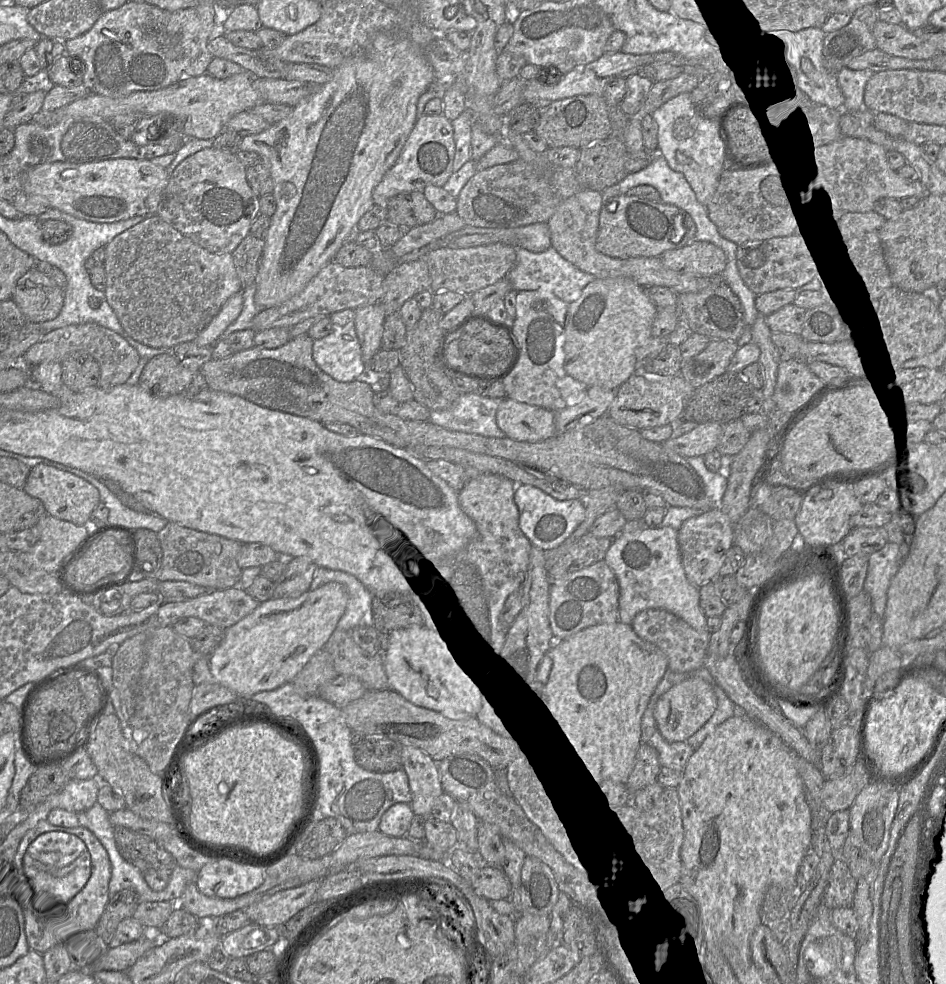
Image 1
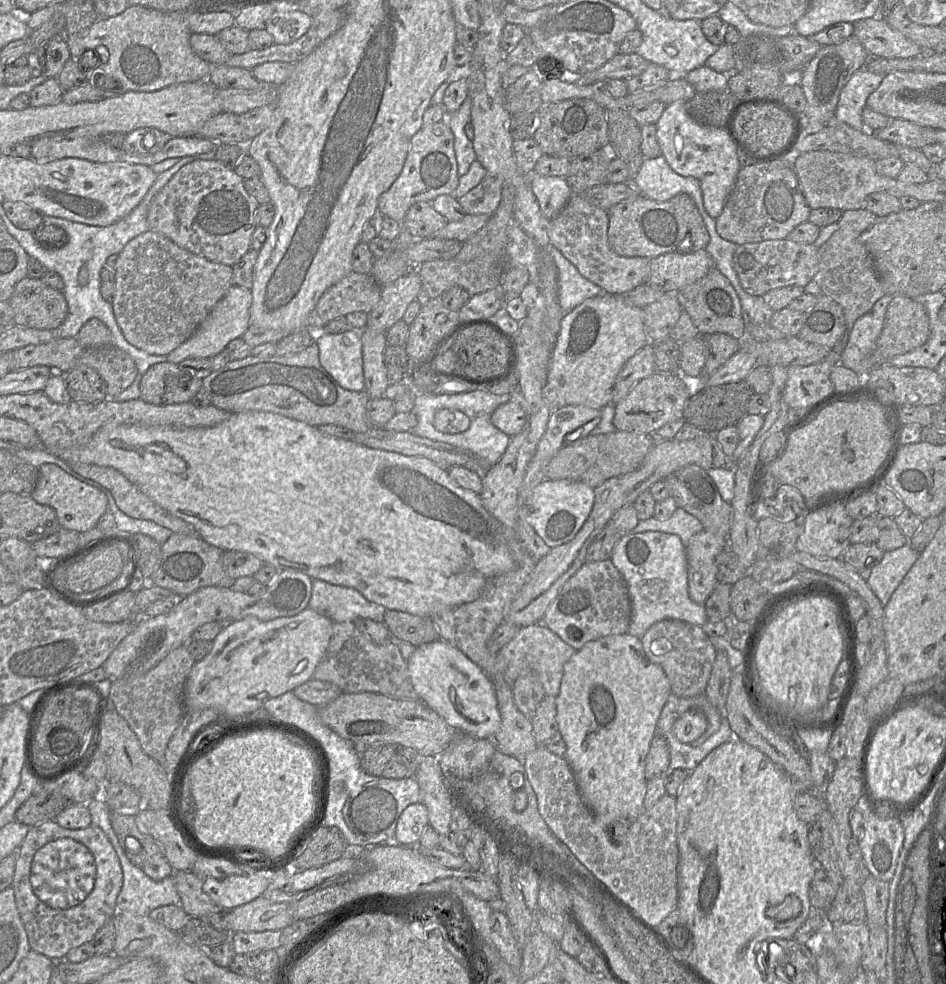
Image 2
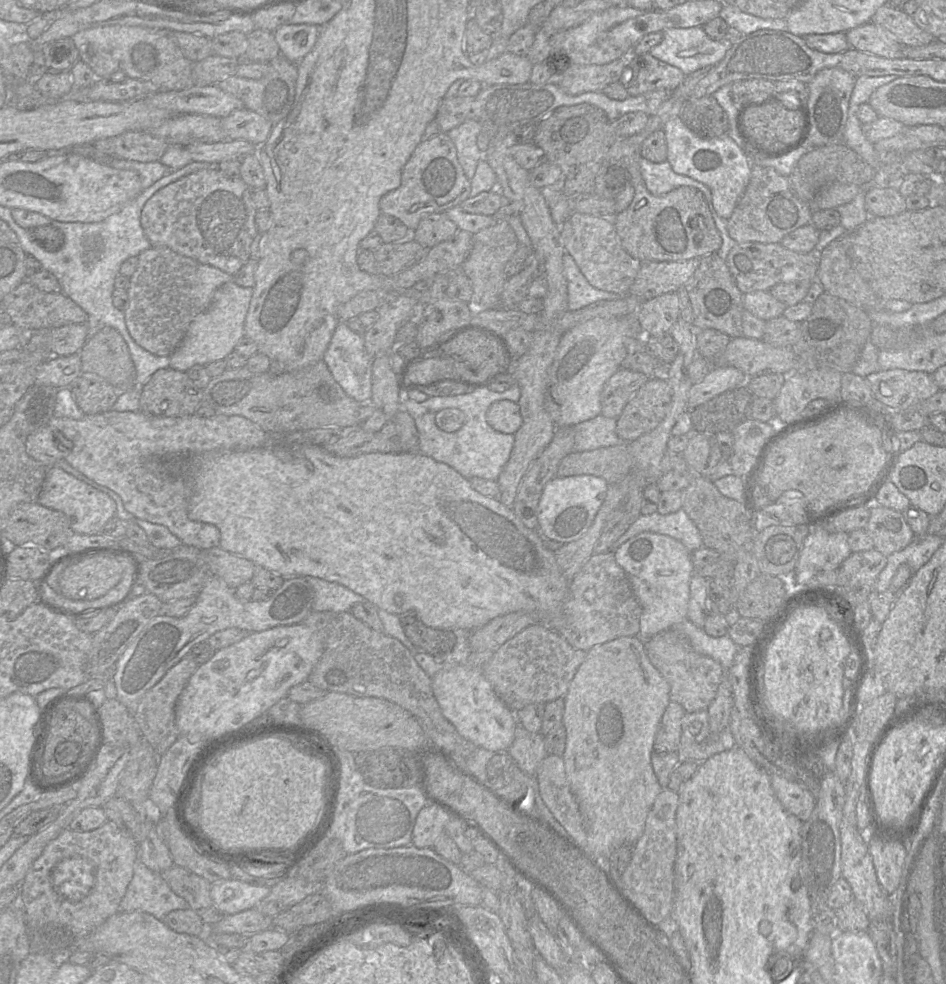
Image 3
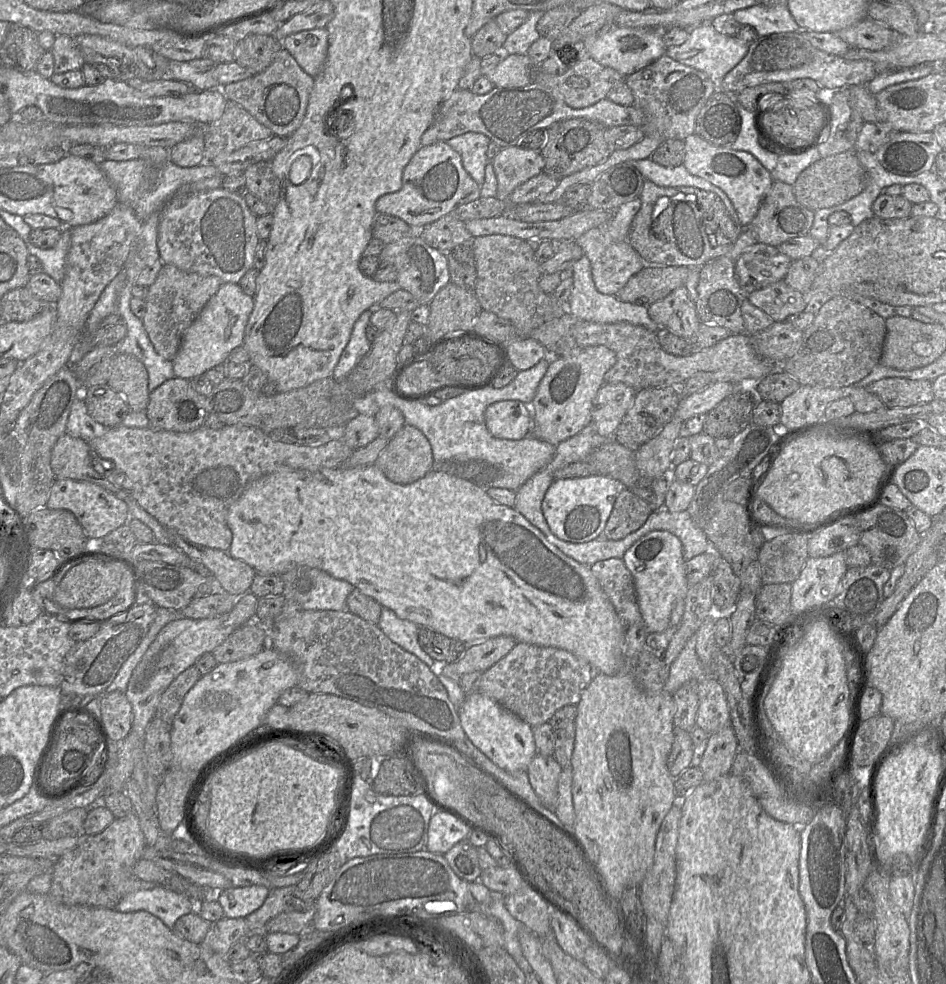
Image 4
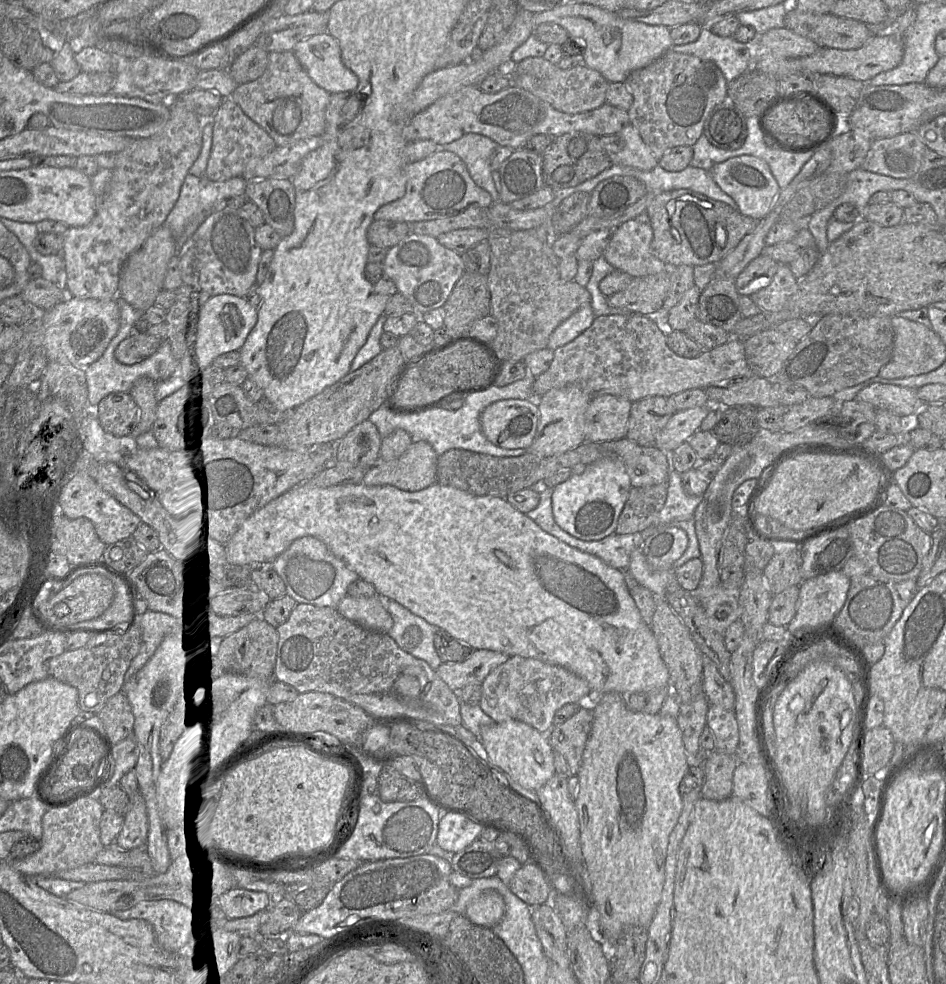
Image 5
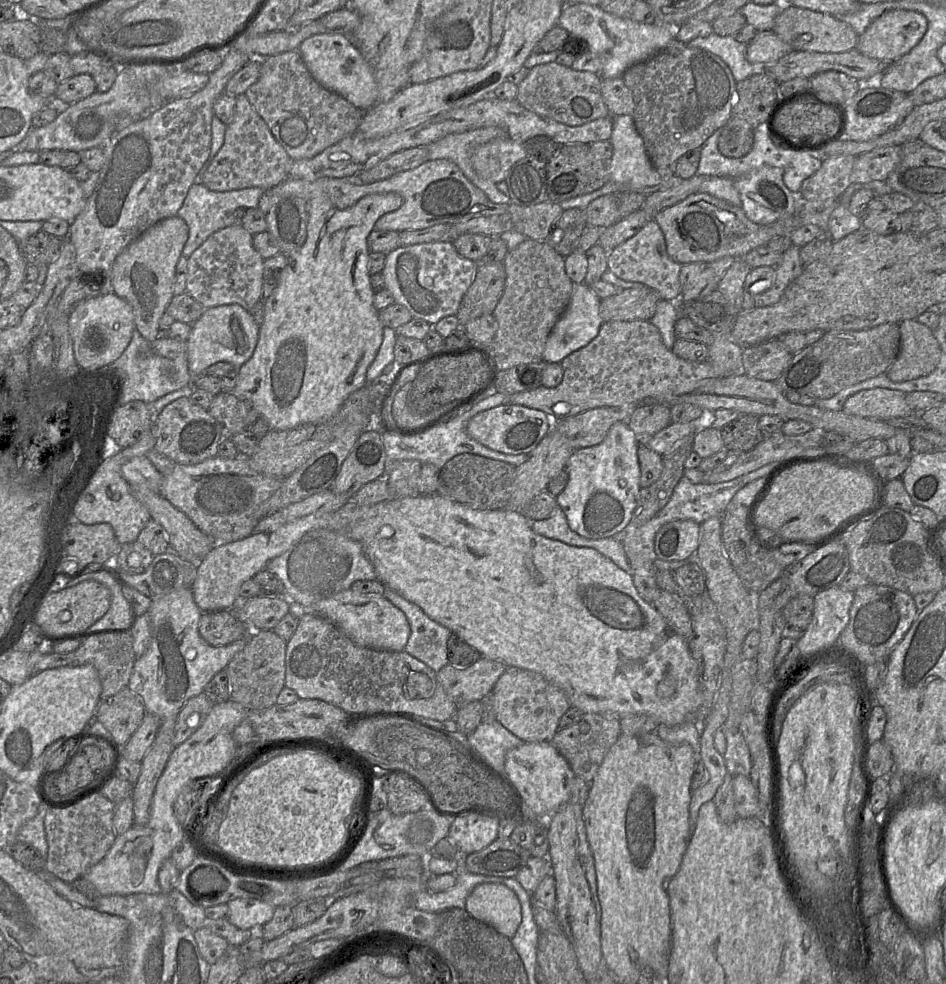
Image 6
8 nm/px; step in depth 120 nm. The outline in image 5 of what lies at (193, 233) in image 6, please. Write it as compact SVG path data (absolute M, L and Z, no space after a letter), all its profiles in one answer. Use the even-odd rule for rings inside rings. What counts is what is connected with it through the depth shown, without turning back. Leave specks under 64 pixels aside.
M187 174L181 186L179 197L164 222L164 225L174 235L175 256L179 257L184 244L211 213L225 208L226 200L245 194L246 183L242 177L234 177L225 181L211 181L205 176L197 177Z

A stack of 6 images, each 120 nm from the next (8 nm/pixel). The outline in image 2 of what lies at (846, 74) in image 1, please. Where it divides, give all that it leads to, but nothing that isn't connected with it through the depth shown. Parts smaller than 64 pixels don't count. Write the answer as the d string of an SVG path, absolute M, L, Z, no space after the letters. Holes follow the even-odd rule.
M865 68L857 70L841 90L836 118L858 131L866 130L862 112L867 98L879 87L884 75L886 74L873 73Z

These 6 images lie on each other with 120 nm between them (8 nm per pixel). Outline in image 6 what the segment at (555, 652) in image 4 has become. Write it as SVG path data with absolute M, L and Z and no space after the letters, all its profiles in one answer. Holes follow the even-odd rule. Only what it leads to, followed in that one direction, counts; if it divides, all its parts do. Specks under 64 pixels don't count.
M513 666L499 677L490 696L496 719L524 742L550 742L561 716L571 707L565 692L541 674Z

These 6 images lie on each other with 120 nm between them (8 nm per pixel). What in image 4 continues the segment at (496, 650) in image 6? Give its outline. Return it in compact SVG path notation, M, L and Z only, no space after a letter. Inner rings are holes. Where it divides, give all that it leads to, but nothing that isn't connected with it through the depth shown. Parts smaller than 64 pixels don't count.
M375 464L361 468L324 468L315 472L308 470L274 472L248 485L240 498L229 508L227 524L232 532L228 554L249 564L257 573L281 575L299 566L316 568L334 578L349 582L382 607L393 610L398 617L469 645L497 636L509 636L517 642L566 650L586 660L595 673L614 675L624 668L626 627L590 567L566 556L514 507L499 504L489 497L485 487L437 468L410 484L392 482Z

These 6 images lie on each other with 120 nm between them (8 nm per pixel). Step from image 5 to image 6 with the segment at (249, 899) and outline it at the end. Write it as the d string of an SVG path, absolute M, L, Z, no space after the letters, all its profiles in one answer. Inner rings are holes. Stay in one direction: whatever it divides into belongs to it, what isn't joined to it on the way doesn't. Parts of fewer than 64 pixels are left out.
M236 898L227 903L226 918L234 926L243 930L257 931L269 922L275 912L275 906L252 898Z

